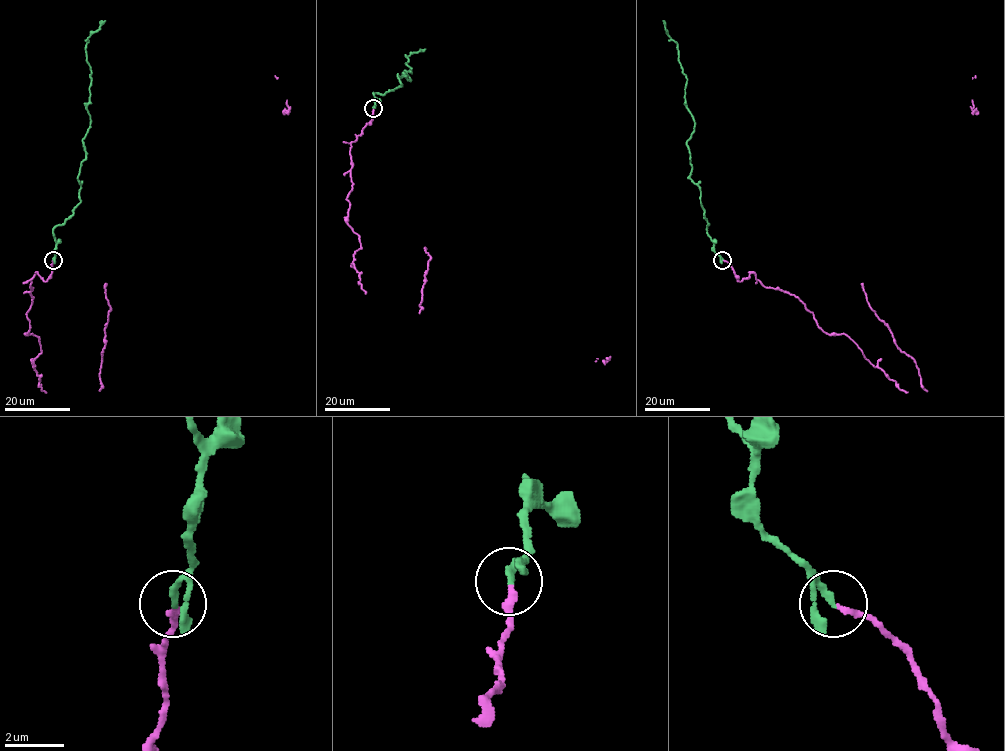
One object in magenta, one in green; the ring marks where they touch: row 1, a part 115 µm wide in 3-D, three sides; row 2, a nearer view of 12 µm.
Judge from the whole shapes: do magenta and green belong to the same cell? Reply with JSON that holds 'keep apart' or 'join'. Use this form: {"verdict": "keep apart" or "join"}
{"verdict": "join"}

